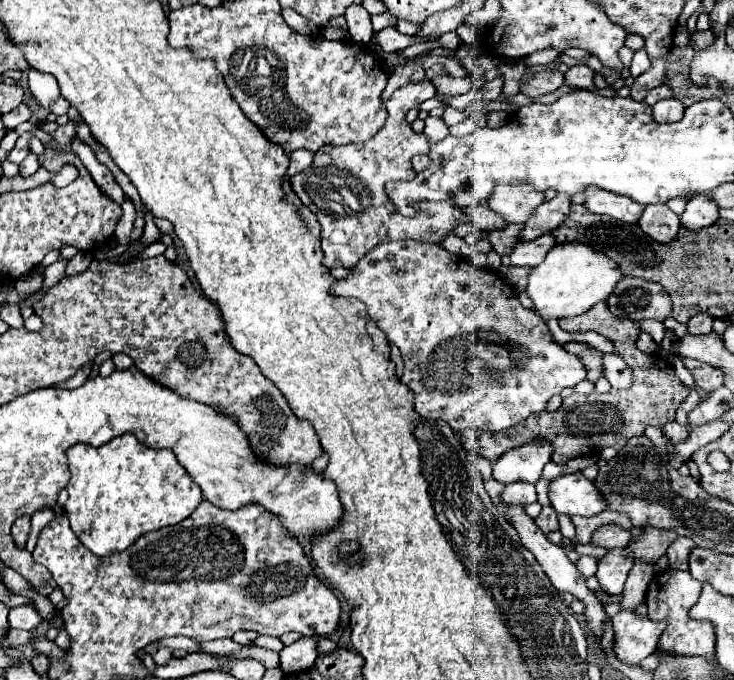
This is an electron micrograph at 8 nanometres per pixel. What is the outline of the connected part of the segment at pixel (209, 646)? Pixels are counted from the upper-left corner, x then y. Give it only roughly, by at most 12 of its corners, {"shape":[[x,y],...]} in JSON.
{"shape":[[234,639],[200,643],[200,649],[212,655],[230,655],[234,651],[256,647],[240,645]]}

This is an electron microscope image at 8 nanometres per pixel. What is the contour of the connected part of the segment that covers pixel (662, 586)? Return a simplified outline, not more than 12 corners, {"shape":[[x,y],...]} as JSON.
{"shape":[[666,569],[646,591],[648,617],[666,621],[658,651],[714,659],[714,627],[688,611],[702,583]]}

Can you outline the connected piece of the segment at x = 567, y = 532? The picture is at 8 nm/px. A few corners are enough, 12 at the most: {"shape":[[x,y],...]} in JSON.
{"shape":[[558,514],[561,534],[572,540],[575,527],[564,514]]}

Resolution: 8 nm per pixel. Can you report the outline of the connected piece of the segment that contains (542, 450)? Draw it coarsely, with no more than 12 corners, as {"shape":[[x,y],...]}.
{"shape":[[548,443],[504,453],[492,465],[502,485],[536,483],[550,461]]}

